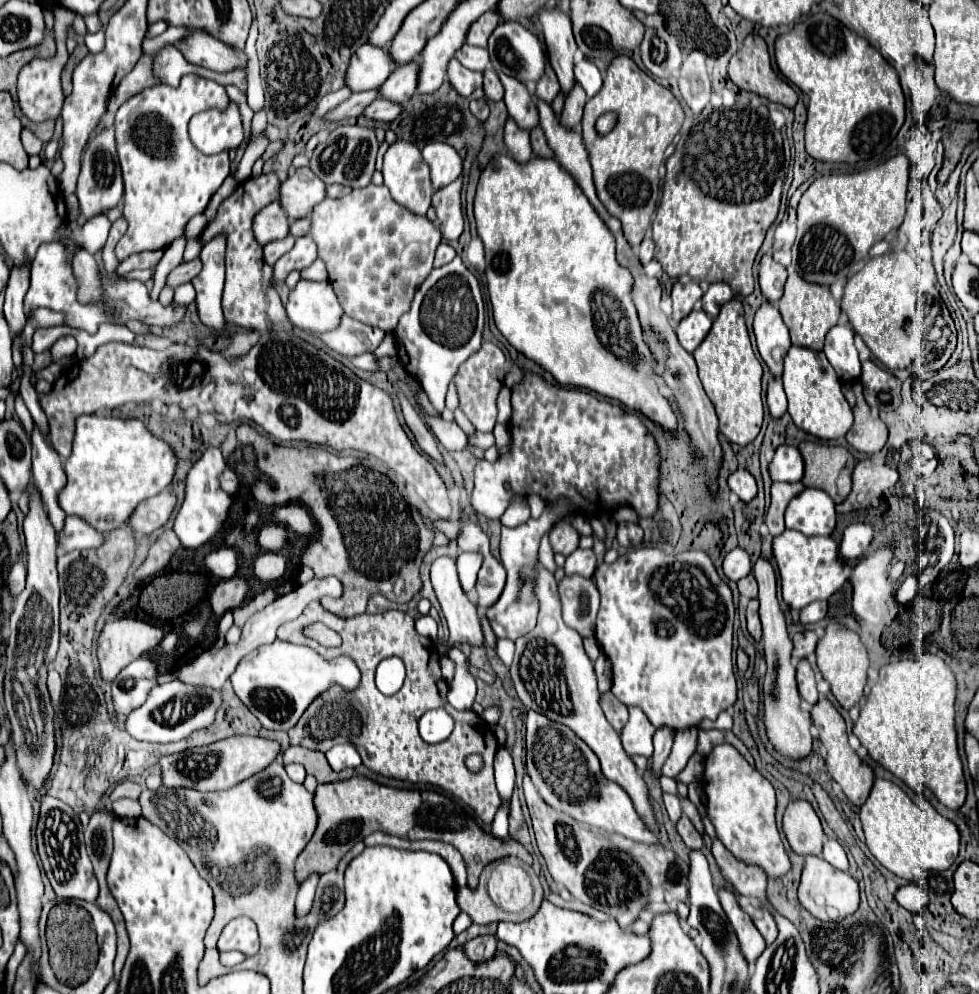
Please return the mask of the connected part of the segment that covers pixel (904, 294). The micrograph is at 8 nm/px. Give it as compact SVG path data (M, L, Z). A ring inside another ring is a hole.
M891 251L881 257L873 257L865 263L865 267L855 273L843 293L841 309L847 313L849 323L855 333L861 335L871 353L887 367L887 369L907 369L921 353L923 341L921 335L913 339L909 335L909 319L913 319L917 305L917 267L909 253Z

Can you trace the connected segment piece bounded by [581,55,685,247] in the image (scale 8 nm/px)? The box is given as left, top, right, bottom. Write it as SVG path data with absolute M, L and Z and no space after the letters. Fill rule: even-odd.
M619 55L611 61L601 91L585 105L581 121L583 143L589 151L597 197L605 209L623 223L623 233L631 247L639 247L651 225L651 215L659 201L659 165L683 119L685 113L673 93L653 81L627 55ZM607 111L617 113L617 123L607 135L599 135L595 121Z

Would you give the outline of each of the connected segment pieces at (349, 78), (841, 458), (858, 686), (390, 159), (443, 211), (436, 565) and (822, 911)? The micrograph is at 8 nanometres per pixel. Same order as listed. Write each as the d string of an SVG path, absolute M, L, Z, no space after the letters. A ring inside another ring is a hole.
M367 43L351 55L345 73L345 85L355 93L377 89L393 69L395 67L393 63L389 63L389 55L385 55L385 49L369 47Z
M805 441L799 445L805 461L805 487L823 489L835 503L845 501L851 491L851 473L855 467L853 455L845 447L819 445Z
M831 623L825 629L825 635L817 643L817 667L823 675L823 679L831 685L831 693L839 701L843 709L851 709L859 703L863 697L863 689L867 683L867 669L869 669L869 657L867 651L859 639L859 635L839 623Z
M397 141L389 147L389 151L385 153L385 161L383 161L383 177L385 177L385 185L391 191L391 197L399 205L409 209L413 215L427 213L427 209L431 207L431 195L433 195L429 167L425 167L425 161L421 159L421 151L413 147L413 143Z
M461 179L439 189L433 195L433 207L437 213L437 223L443 239L453 241L463 233L463 213L461 213Z
M437 557L433 561L431 585L449 627L449 641L483 645L483 633L477 609L461 589L457 567L451 557Z
M805 857L805 867L801 873L801 883L799 883L799 903L817 919L829 921L829 923L839 923L845 917L853 915L859 909L859 885L857 881L843 871L837 871L831 867L825 859L821 857Z

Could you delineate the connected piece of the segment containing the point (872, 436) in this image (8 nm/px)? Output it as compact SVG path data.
M859 379L843 383L843 395L849 401L855 423L847 433L847 443L863 453L877 453L887 441L887 427L881 419L873 419L869 405L863 399L863 385Z

